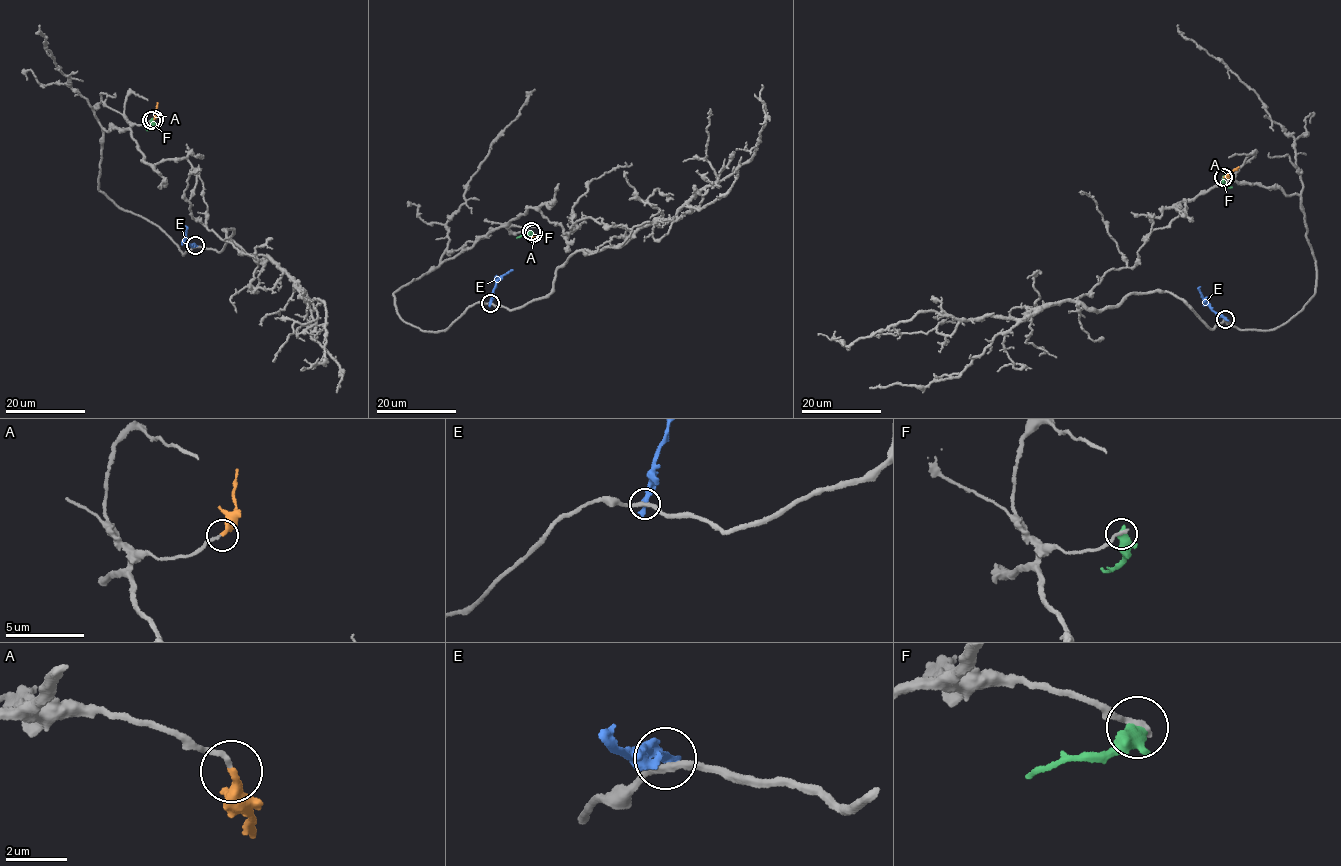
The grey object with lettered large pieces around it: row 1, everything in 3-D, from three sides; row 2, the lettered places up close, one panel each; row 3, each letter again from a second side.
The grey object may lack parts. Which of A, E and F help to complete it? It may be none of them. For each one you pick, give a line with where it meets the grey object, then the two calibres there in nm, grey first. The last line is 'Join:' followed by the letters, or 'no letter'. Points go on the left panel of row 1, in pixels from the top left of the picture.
A: meets grey at (154, 119); 170 nm thick on the grey side, 320 nm on the other
Join: A

